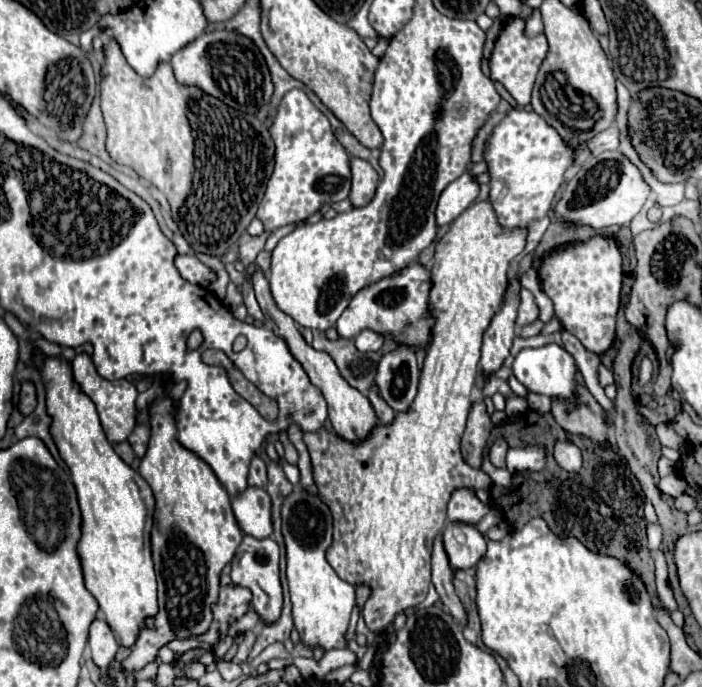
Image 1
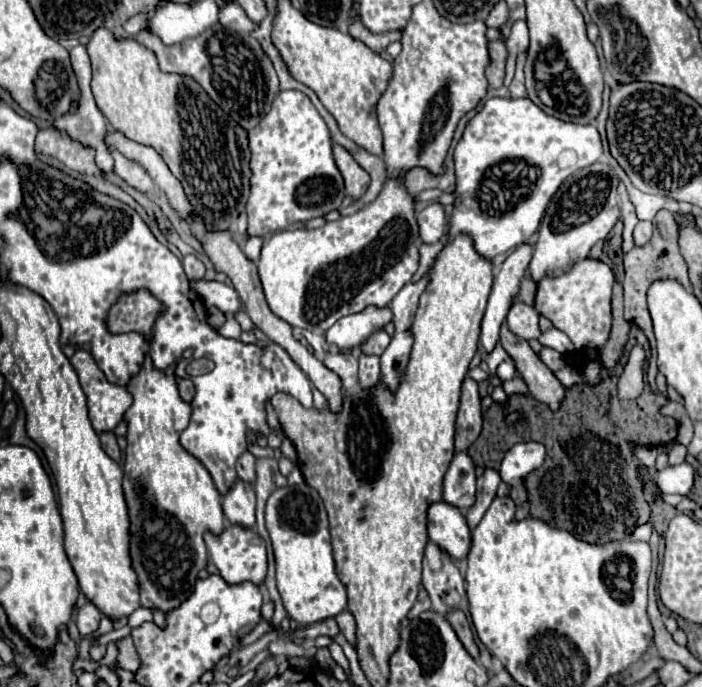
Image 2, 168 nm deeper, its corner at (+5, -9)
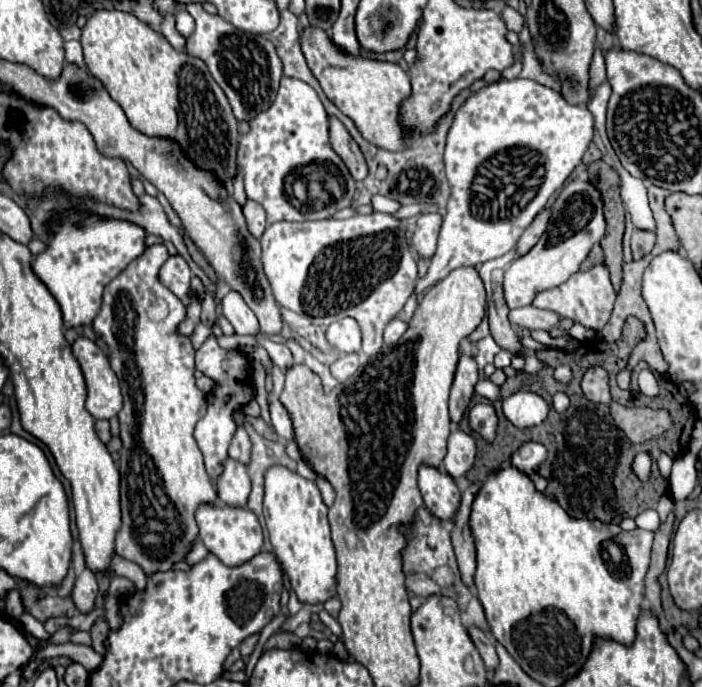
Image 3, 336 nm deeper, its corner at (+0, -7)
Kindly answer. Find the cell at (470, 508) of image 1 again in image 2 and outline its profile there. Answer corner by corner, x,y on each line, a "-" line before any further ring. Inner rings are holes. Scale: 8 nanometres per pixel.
455,453
443,481
443,501
461,511
475,505
475,467
467,453

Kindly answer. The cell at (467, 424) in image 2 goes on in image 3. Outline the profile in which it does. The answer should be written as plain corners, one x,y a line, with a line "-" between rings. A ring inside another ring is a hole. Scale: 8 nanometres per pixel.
460,351
454,383
452,383
452,389
450,389
450,419
452,421
458,423
462,419
462,415
466,413
470,397
474,395
476,381
478,381
476,361
470,355
466,355
464,351

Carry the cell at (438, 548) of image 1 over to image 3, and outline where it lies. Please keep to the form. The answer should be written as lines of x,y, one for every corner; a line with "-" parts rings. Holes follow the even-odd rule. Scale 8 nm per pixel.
470,625
470,627
468,627
468,633
470,633
470,637
472,637
472,641
474,641
480,657
484,659
486,669
496,669
496,665
498,665
498,655
496,655
496,649
494,649
494,645
492,645
492,639
490,639
482,629
478,629
476,625

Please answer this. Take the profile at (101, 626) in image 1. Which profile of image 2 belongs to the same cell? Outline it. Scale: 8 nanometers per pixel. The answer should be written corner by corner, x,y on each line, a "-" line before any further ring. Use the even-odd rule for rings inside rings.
83,603
77,611
77,629
81,633
81,637
91,635
99,629
99,621
101,621
101,613
97,607
93,607
91,603

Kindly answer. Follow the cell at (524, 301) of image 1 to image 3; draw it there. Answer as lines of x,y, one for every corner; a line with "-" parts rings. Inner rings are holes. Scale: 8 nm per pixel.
526,305
526,307
518,307
518,309
512,309
510,311
510,323
516,325
516,327
522,327
522,329
552,329
556,323
560,321
560,317
548,309
536,309
532,305

